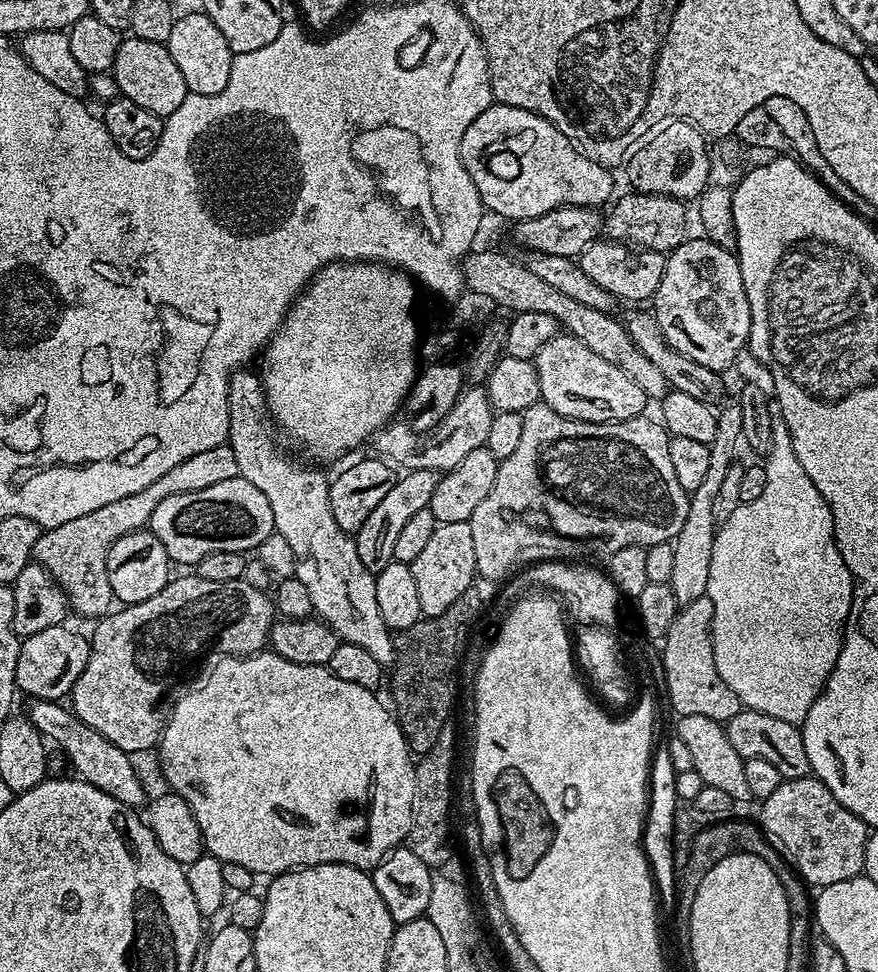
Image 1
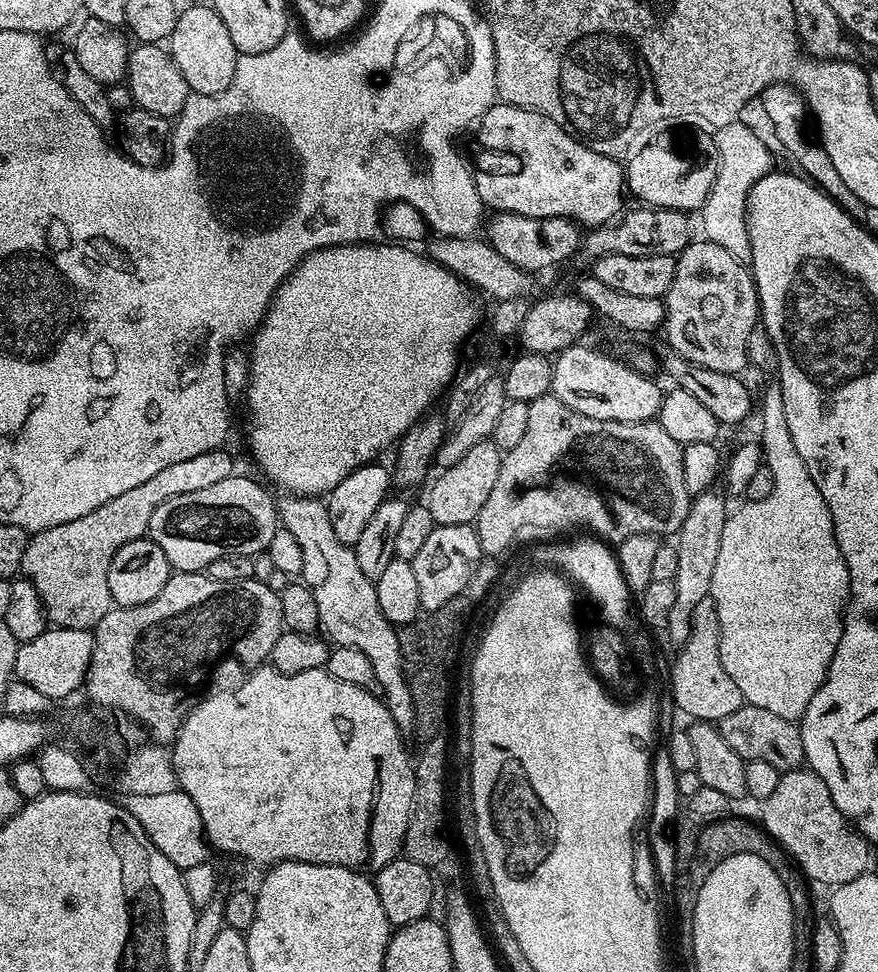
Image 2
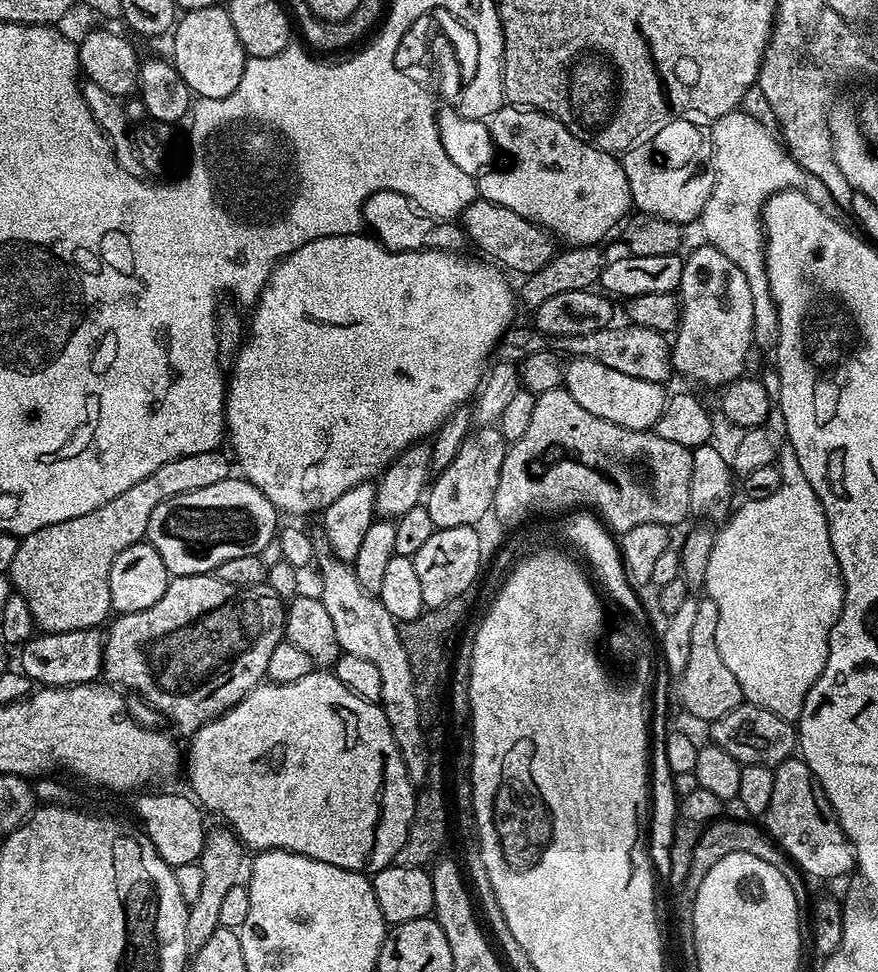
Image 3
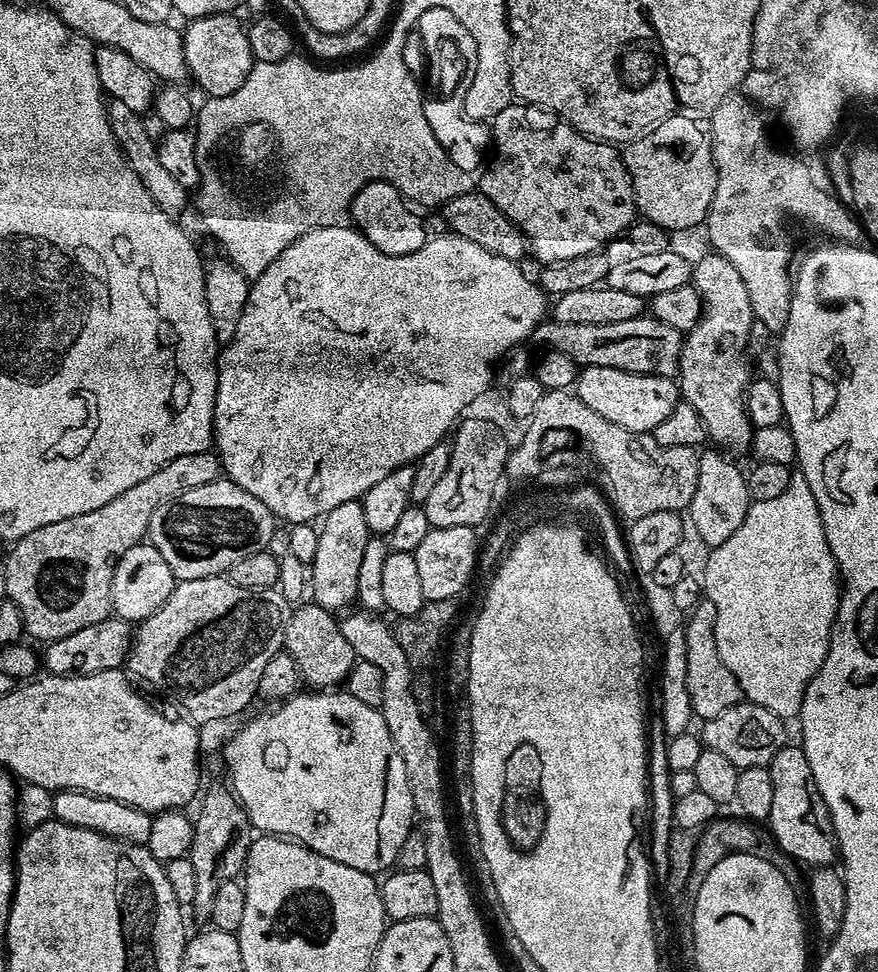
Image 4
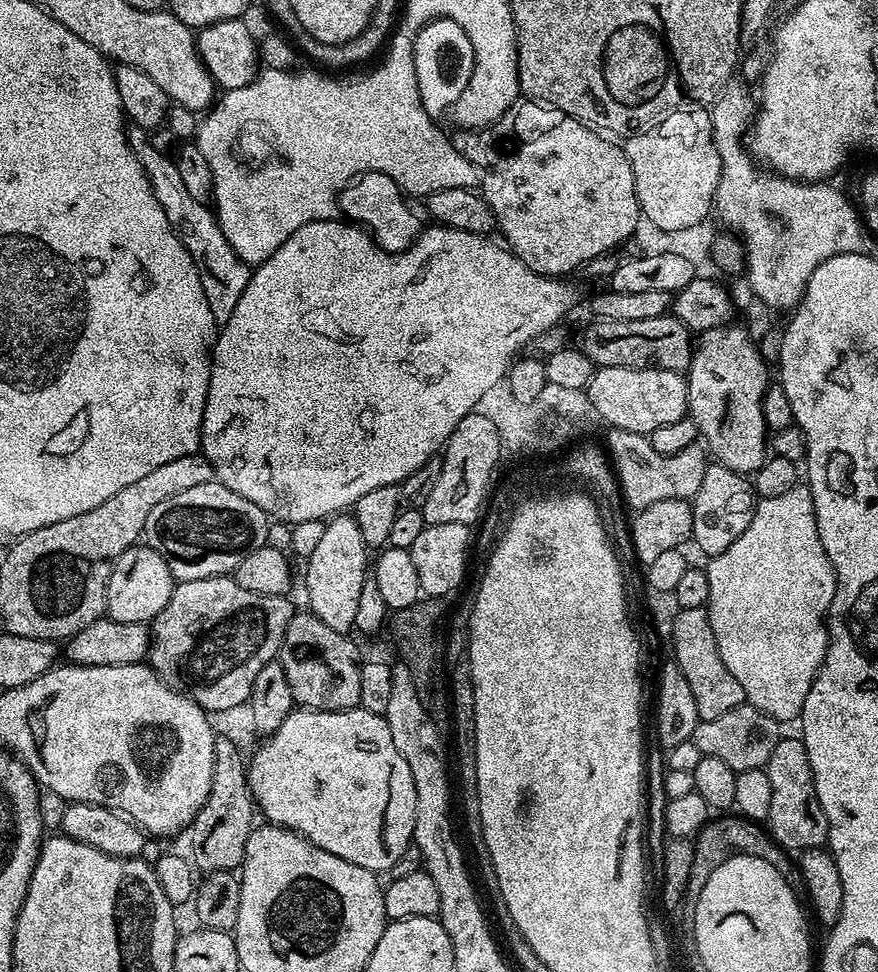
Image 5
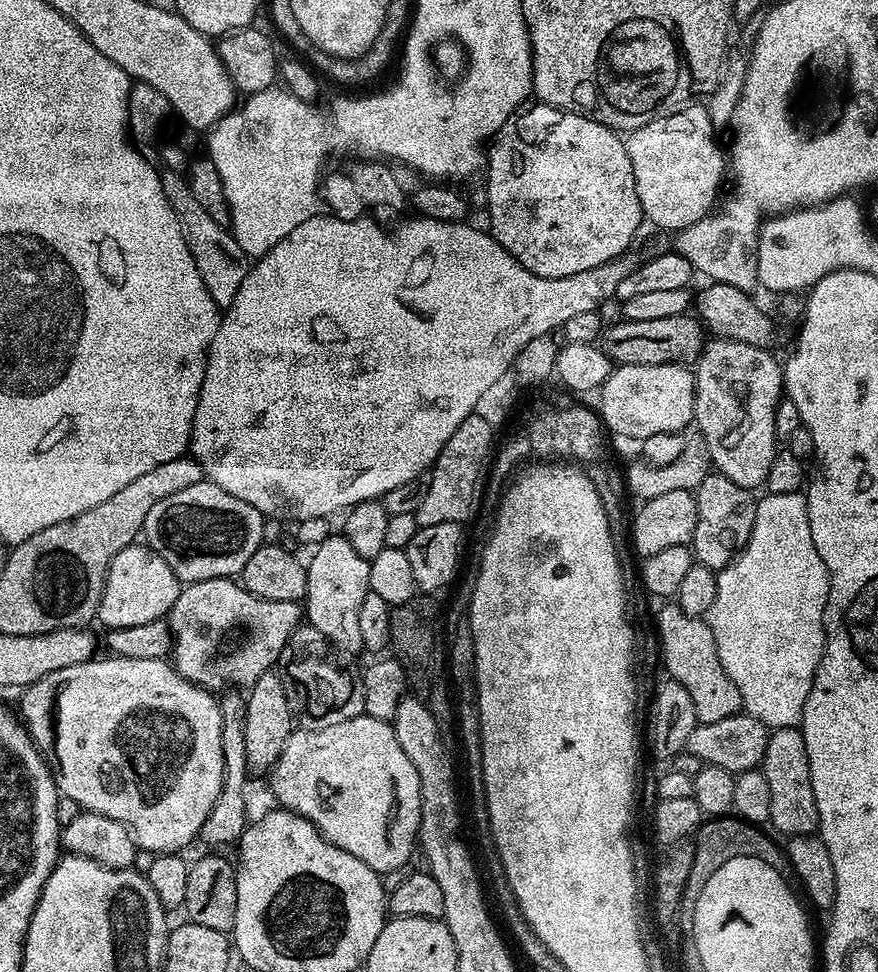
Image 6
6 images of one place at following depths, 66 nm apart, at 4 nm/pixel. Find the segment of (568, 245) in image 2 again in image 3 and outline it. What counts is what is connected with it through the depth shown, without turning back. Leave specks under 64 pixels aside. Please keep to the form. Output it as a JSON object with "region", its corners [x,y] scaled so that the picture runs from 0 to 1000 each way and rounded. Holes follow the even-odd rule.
{"region":[[[544,204],[535,212],[531,212],[526,234],[535,251],[539,251],[544,258],[552,259],[547,261],[580,281],[592,280],[593,285],[617,278],[617,274],[622,274],[622,270],[626,270],[631,262],[630,244],[614,230],[595,224],[595,220],[585,220],[585,216],[576,216],[576,212],[567,212],[550,204]]]}

